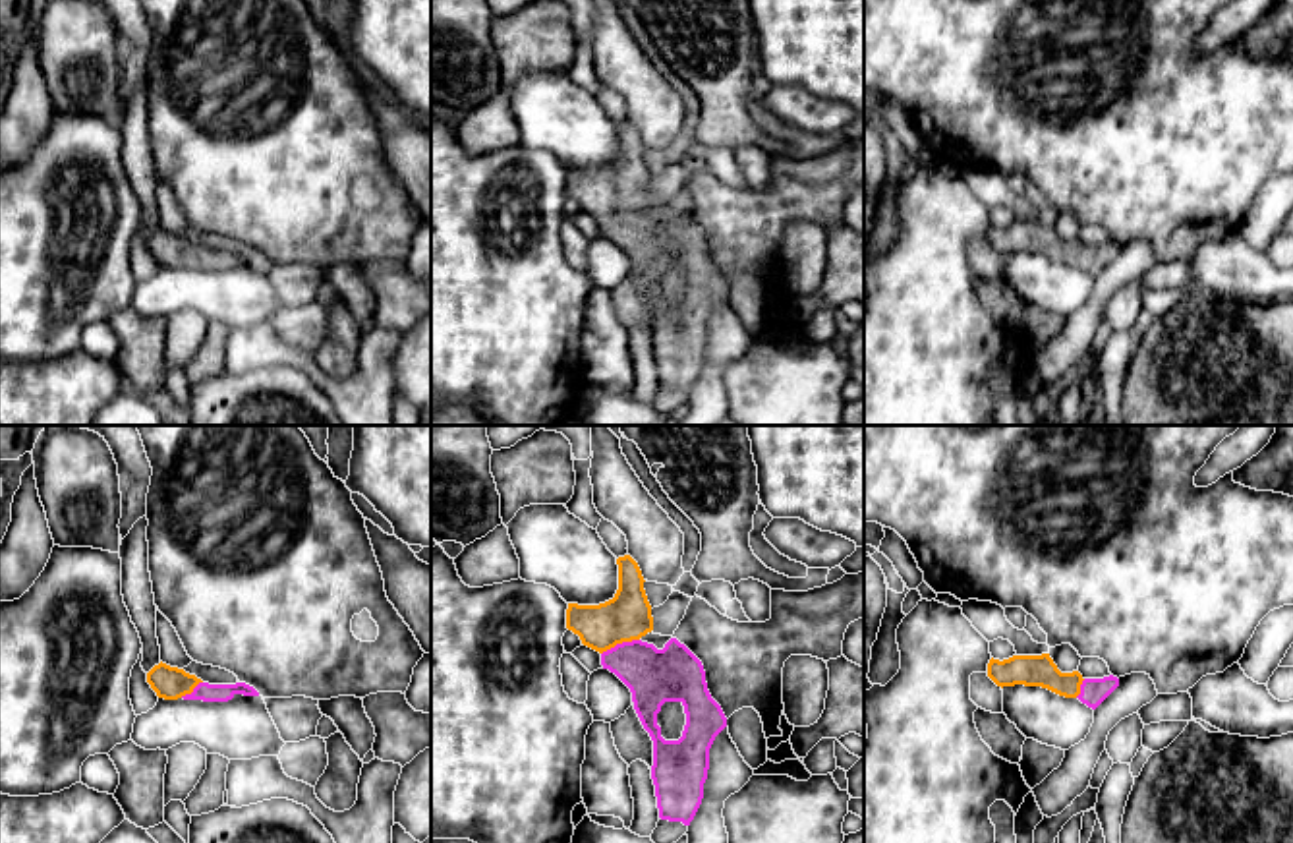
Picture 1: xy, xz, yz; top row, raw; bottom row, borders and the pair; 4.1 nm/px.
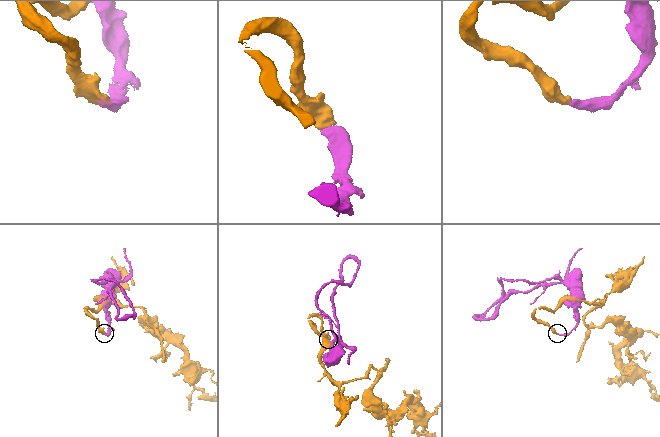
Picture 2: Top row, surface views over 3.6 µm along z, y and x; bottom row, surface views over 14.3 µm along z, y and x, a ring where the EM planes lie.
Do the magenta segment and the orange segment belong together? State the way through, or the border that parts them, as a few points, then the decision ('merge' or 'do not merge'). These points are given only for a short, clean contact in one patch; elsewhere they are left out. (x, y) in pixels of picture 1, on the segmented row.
way xz (654, 677), (619, 644), (619, 625), (627, 617); merge

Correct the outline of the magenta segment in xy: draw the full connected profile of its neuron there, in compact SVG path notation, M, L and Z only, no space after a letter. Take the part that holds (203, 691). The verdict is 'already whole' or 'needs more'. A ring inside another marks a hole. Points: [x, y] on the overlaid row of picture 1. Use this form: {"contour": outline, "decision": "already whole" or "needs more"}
{"contour": "M162 661L147 673L147 683L157 692L157 696L164 700L184 698L203 702L228 702L236 694L259 696L259 692L245 683L209 684L195 675L189 675L178 667L170 667Z", "decision": "needs more"}

